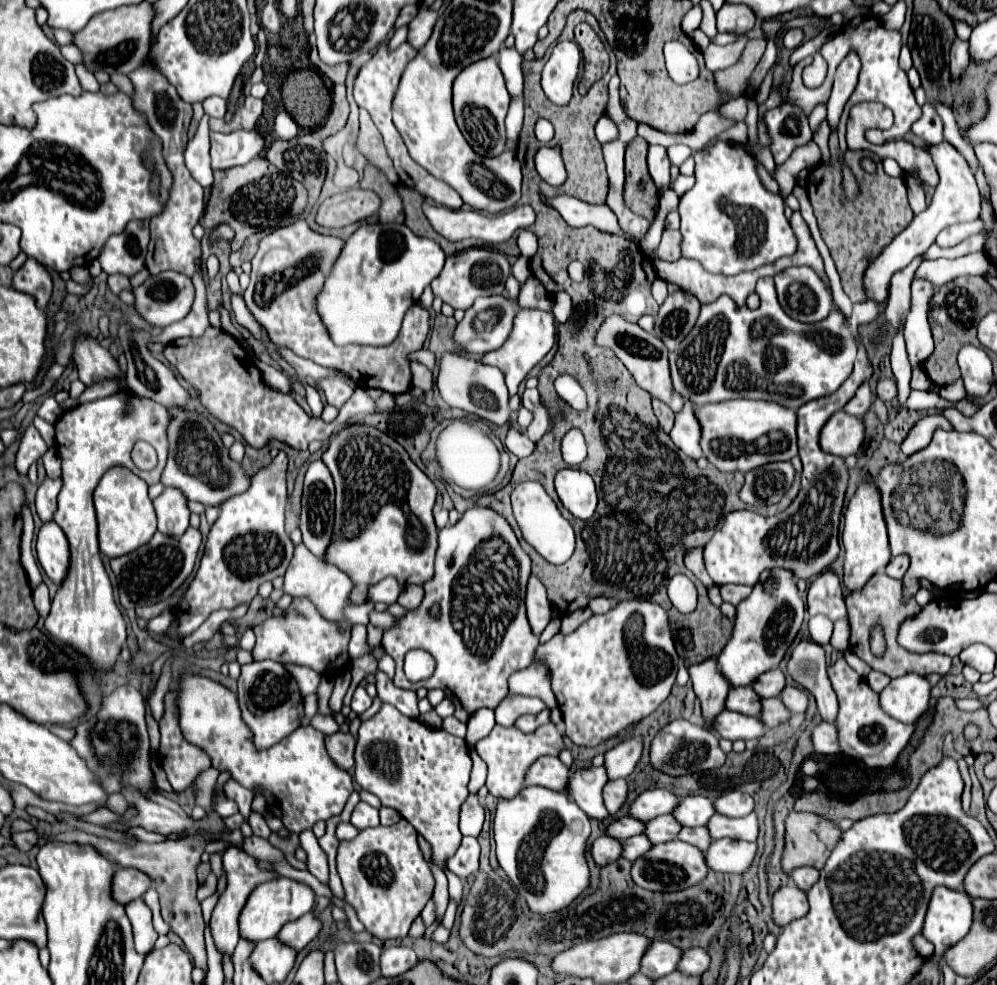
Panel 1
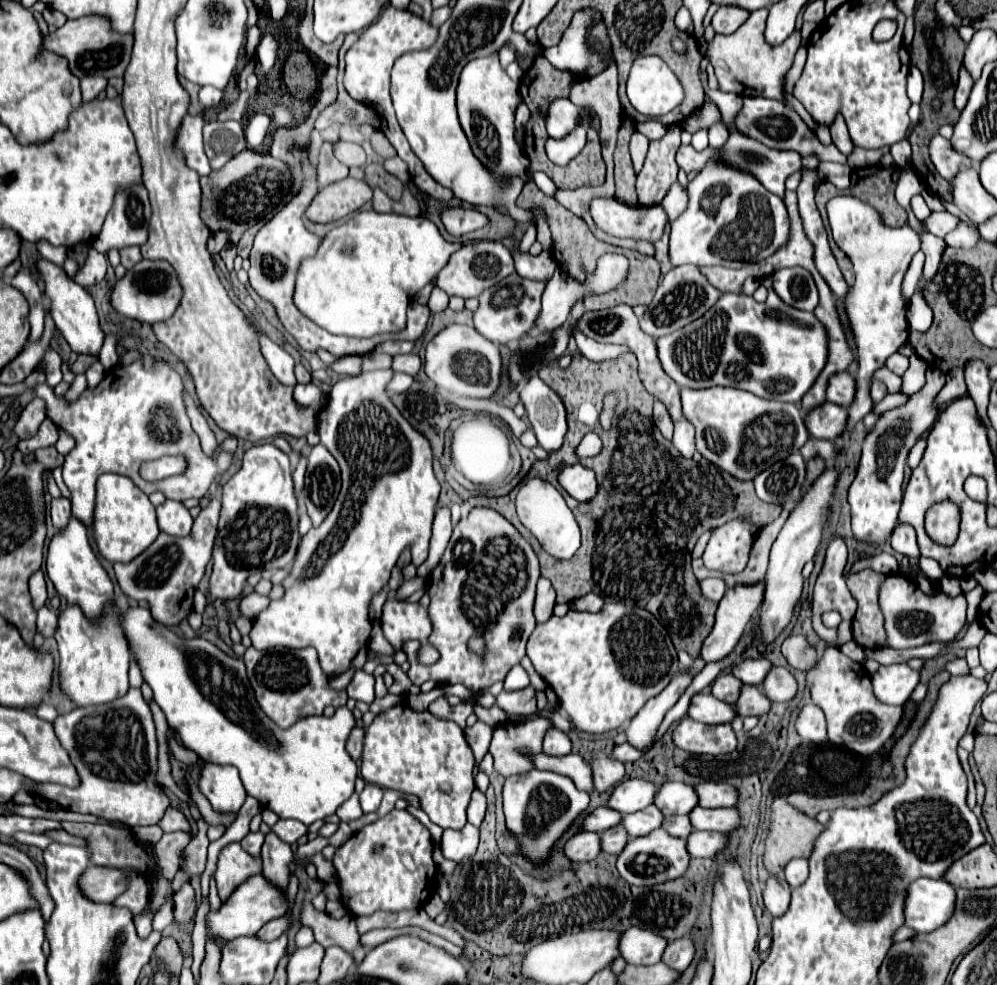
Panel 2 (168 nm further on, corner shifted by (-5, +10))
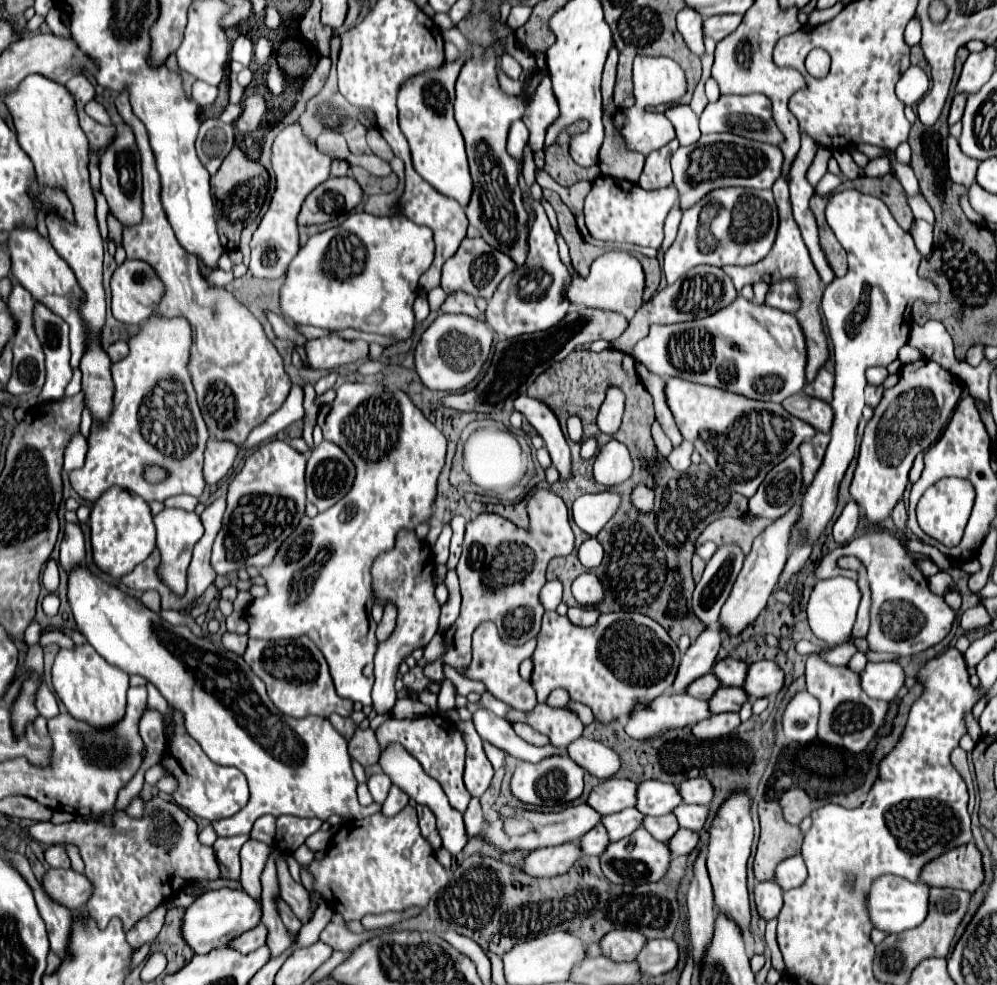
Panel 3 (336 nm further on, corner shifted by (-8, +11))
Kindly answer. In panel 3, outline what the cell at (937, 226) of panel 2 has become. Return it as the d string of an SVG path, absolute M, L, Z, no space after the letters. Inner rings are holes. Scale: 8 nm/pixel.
M917 193L917 195L907 195L907 205L911 207L913 211L913 217L915 219L925 219L929 223L935 221L935 215L933 215L933 209L927 205L923 193Z

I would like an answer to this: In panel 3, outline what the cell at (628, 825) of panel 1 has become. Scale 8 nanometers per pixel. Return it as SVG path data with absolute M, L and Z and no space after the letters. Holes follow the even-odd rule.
M471 799L467 811L463 813L465 821L465 831L469 839L481 837L489 844L501 850L501 853L507 853L510 850L515 851L535 851L541 847L553 847L553 845L563 845L577 841L583 833L593 829L599 823L599 813L595 813L587 803L581 805L571 805L559 813L545 813L545 811L529 811L529 809L519 809L510 806L504 806L504 823L502 823L502 832L495 832L491 829L493 823L485 823L479 799ZM512 816L512 828L508 828L508 822Z

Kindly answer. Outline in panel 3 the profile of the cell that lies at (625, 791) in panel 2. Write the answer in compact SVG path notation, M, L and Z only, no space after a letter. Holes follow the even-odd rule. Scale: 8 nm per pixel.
M607 779L591 789L587 803L601 815L617 813L635 805L637 783L629 779Z

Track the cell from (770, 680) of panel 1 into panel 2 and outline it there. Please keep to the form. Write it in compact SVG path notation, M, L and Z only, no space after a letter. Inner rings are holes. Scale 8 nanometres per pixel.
M756 658L756 660L742 660L734 666L732 674L736 678L740 678L744 684L754 684L754 686L762 686L768 672L772 670L772 662L766 658Z

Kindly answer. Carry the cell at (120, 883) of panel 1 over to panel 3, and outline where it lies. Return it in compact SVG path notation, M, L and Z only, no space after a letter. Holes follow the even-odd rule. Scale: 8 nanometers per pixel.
M49 869L41 881L43 891L67 909L83 909L91 897L91 883L73 869Z

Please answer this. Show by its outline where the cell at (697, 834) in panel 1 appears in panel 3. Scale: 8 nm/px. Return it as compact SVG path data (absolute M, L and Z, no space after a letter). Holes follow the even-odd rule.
M669 813L669 815L663 815L663 817L645 817L643 827L645 827L657 841L663 841L663 843L665 843L667 837L671 837L671 835L679 829L679 825L675 825L675 819L671 817L671 813Z

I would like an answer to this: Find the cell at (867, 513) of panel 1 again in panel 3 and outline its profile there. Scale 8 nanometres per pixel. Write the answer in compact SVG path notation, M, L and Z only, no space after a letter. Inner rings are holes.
M931 359L903 365L897 385L885 389L881 403L875 407L873 419L865 427L857 469L851 481L851 497L859 503L871 523L881 523L891 515L891 509L907 487L913 459L939 439L939 433L961 399L961 393L963 383L959 377L951 375Z

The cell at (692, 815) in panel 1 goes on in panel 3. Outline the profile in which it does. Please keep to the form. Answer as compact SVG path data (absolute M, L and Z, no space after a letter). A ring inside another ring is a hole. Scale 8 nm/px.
M641 781L637 787L637 811L643 815L667 815L679 805L677 785L663 781Z

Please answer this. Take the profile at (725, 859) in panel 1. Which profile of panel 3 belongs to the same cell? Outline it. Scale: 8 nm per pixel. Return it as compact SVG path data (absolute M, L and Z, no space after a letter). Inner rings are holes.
M679 829L669 841L669 851L673 855L689 855L699 843L699 835L695 831L689 831L689 829Z

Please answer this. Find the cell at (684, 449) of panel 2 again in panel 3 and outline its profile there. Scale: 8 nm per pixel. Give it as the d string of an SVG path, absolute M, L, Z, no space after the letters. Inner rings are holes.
M683 441L681 445L679 445L679 449L673 449L671 451L671 455L667 457L667 461L671 463L671 467L673 469L677 469L677 471L687 471L689 469L689 465L691 465L691 453L693 453L693 445L689 443L689 441Z

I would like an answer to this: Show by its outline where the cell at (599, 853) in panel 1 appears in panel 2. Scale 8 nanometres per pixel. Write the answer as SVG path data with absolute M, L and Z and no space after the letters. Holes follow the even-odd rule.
M580 832L566 844L566 856L576 862L590 862L602 852L602 840L598 832Z

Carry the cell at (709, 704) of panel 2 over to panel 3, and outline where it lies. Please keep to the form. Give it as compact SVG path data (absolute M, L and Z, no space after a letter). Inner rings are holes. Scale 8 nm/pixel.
M663 693L627 717L625 733L643 741L663 731L693 727L707 719L707 715L707 701L699 701L687 693Z

